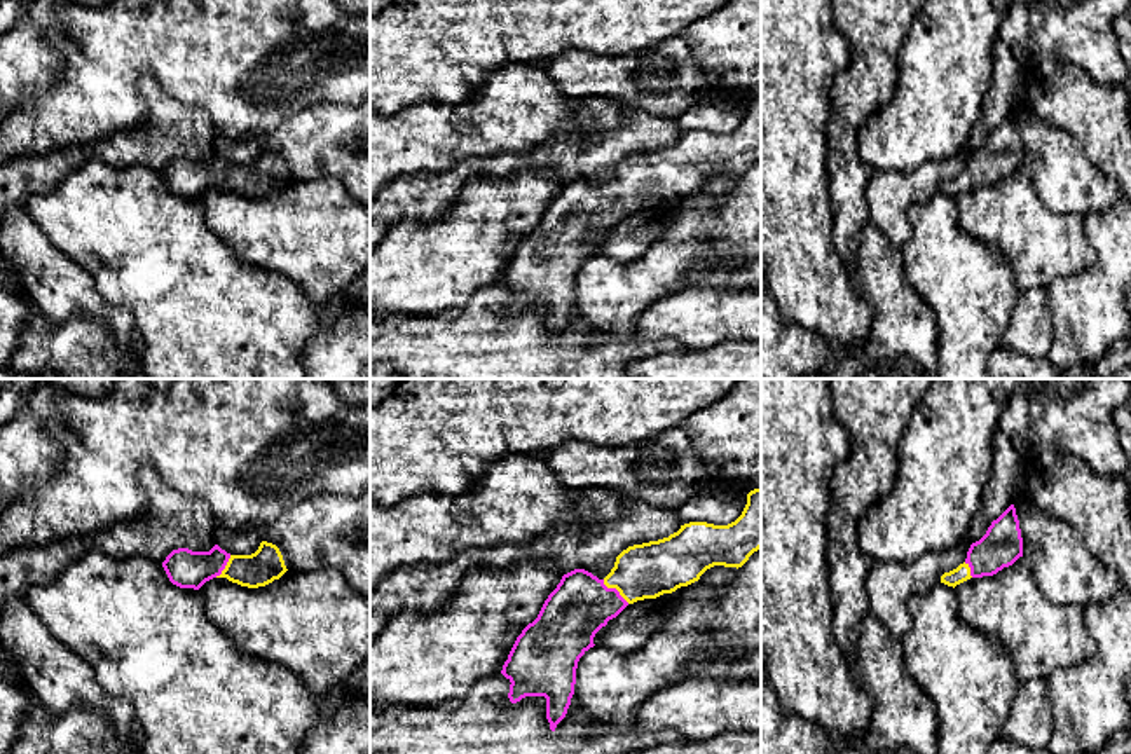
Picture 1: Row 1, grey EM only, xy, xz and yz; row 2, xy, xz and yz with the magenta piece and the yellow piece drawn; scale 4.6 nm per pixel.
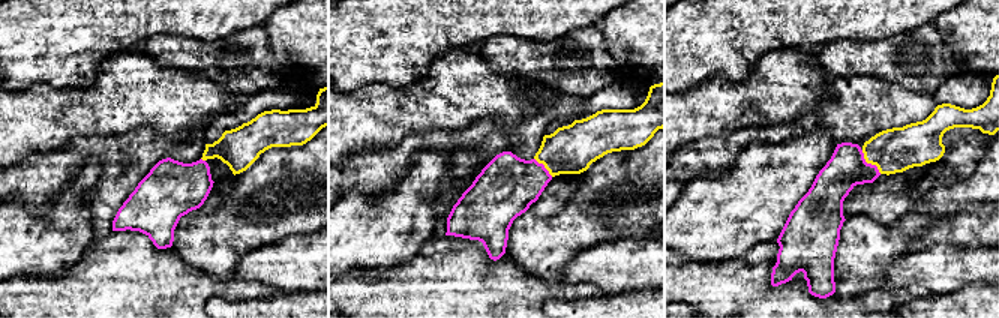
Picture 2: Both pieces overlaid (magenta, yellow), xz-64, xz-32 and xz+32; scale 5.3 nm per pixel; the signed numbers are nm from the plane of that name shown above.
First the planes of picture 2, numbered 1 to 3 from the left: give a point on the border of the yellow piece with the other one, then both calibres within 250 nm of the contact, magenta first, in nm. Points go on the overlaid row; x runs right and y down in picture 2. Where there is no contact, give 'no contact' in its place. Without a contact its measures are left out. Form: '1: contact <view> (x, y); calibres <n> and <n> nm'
1: contact xz-64 (201, 159); calibres 300 and 220 nm
2: contact xz-32 (543, 167); calibres 320 and 260 nm
3: contact xz+32 (869, 164); calibres 200 and 240 nm

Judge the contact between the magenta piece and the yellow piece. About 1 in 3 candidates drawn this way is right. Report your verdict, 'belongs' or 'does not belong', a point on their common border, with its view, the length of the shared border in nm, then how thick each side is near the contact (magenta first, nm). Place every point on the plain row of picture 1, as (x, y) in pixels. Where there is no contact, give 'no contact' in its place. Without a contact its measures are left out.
belongs; meets magenta in xz at (615, 198); contact 170 nm long; 280 nm thick on the magenta side, 260 nm on the other

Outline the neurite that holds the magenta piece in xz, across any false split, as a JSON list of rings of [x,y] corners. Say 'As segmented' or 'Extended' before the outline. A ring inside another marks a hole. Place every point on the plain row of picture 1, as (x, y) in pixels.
Extended. [[[761,96],[747,103],[742,124],[728,134],[689,131],[668,147],[634,154],[623,159],[611,182],[599,188],[585,178],[574,178],[562,185],[557,197],[545,209],[538,227],[517,246],[501,283],[511,291],[508,307],[511,312],[525,305],[546,307],[546,328],[550,339],[566,326],[574,304],[576,278],[579,267],[593,257],[595,243],[616,227],[628,213],[656,208],[688,195],[714,176],[742,176],[761,157]]]

